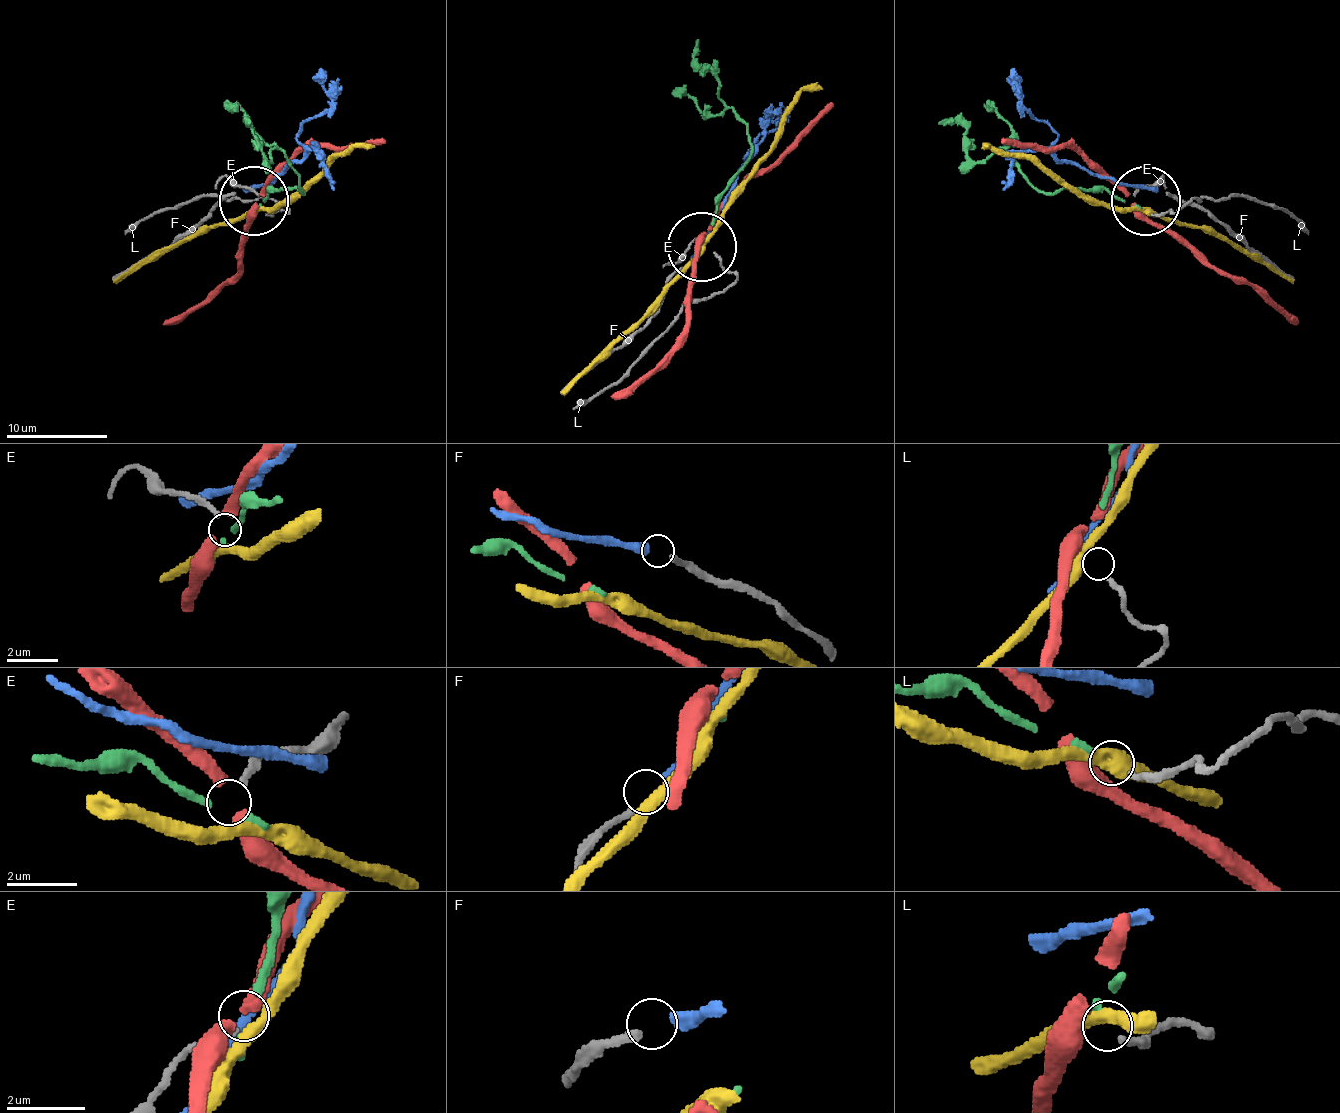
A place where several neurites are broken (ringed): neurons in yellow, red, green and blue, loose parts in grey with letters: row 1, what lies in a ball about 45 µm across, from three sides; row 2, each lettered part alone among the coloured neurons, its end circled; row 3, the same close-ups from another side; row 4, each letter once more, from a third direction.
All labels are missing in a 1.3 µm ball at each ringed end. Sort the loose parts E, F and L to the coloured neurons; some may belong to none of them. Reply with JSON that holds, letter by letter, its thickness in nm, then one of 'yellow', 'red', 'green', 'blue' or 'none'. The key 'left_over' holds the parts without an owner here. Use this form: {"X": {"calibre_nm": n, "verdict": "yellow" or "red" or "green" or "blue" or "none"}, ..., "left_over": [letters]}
{"E": {"calibre_nm": 160, "verdict": "none"}, "F": {"calibre_nm": 200, "verdict": "blue"}, "L": {"calibre_nm": 190, "verdict": "green"}, "left_over": ["E"]}

